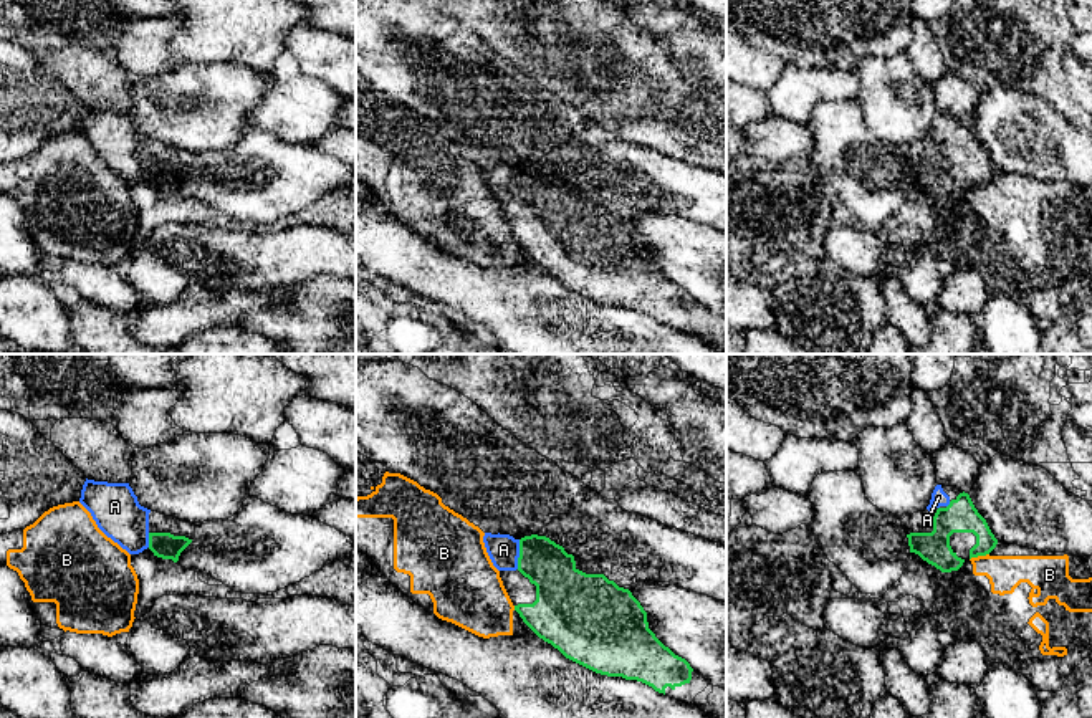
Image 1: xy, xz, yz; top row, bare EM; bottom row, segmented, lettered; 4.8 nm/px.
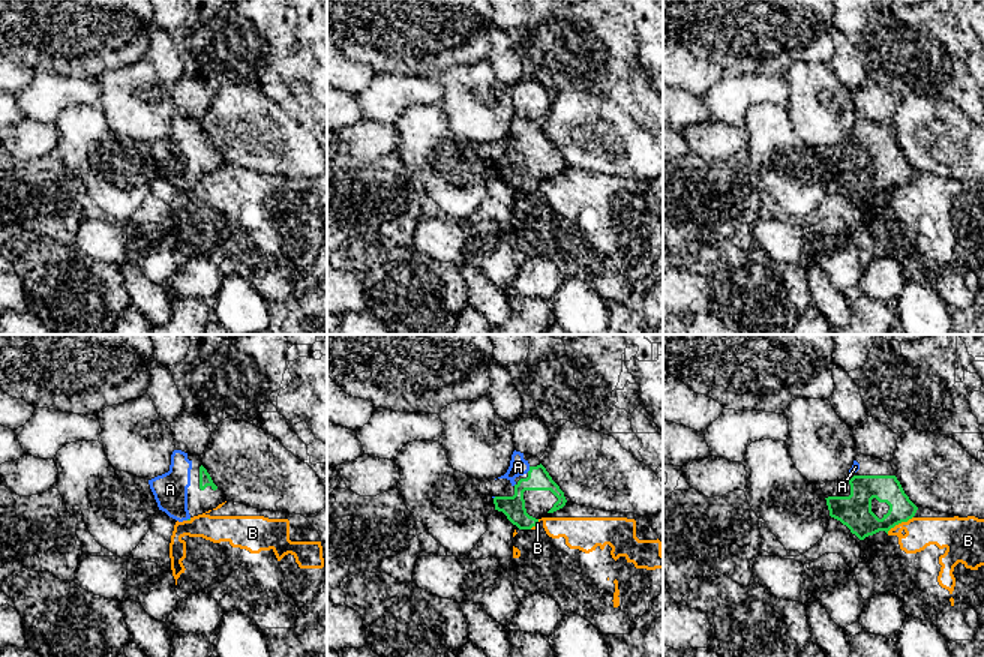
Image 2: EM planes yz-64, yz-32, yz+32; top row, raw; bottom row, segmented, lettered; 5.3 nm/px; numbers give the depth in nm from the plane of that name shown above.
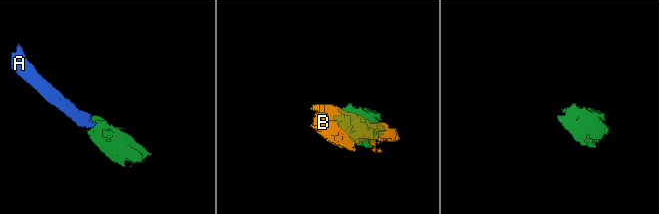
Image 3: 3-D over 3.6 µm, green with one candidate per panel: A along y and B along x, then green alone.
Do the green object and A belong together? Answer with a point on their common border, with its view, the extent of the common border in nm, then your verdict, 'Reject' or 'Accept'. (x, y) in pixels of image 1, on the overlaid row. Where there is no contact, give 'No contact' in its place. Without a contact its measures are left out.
Touches green at xz (520, 555). Shared border 140 nm. Accept

